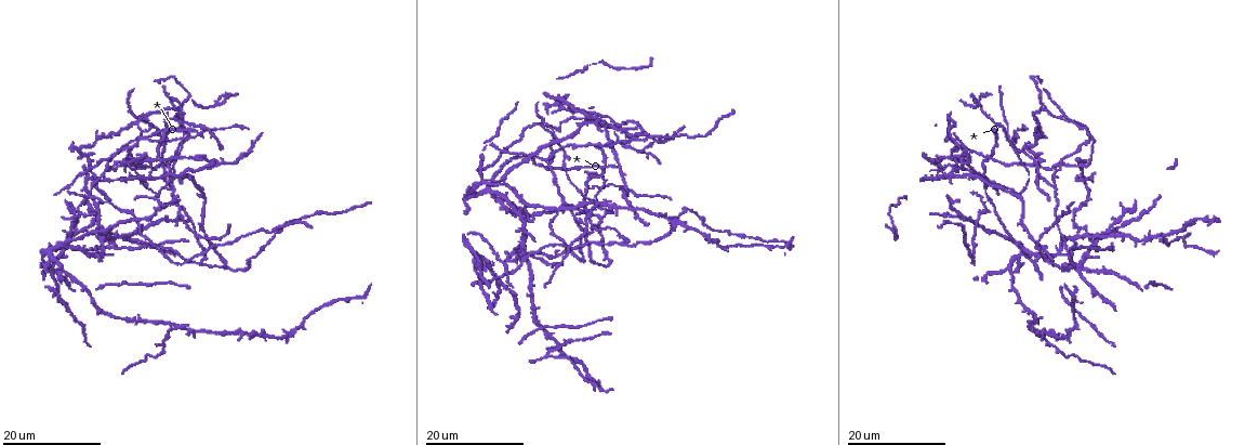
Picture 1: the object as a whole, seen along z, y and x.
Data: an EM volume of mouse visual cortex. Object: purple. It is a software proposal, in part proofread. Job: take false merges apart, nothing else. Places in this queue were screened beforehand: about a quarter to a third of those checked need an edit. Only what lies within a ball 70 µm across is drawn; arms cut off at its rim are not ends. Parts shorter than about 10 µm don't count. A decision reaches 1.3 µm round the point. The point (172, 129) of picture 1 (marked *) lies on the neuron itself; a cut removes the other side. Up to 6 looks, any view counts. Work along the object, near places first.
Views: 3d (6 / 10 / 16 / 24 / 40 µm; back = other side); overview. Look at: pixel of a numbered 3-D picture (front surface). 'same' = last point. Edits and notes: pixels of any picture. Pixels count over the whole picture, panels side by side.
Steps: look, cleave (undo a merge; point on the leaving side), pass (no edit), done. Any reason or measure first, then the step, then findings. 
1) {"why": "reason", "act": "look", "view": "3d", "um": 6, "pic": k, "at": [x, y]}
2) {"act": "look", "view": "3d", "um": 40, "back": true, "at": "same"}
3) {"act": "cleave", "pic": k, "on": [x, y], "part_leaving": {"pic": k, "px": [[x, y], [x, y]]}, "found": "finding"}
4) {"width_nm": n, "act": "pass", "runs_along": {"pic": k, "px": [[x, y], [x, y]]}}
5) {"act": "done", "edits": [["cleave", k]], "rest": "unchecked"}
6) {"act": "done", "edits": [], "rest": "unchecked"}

{"why": "two arms in line, one across", "act": "look", "view": "3d", "um": 16, "pic": 1, "at": [163, 145]}

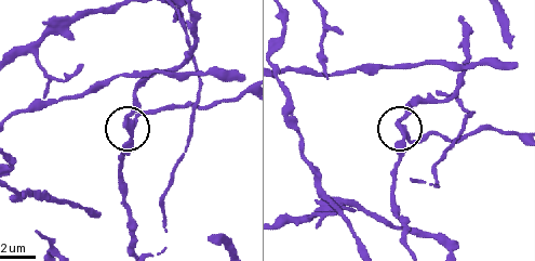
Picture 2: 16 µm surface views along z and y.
{"why": "closer look", "act": "look", "view": "3d", "um": 10, "pic": 2, "at": [132, 126]}

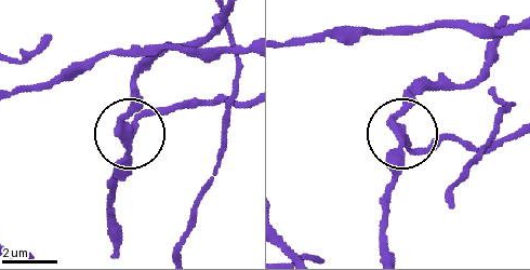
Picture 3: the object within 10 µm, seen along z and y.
{"arms": 3, "act": "cleave", "pic": 3, "on": [159, 111], "part_leaving": {"pic": 3, "px": [[130, 135], [150, 116], [199, 103], [248, 99]]}, "found": "two neurons meet here"}

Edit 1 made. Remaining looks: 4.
{"why": "see it whole again", "act": "look", "view": "overview"}

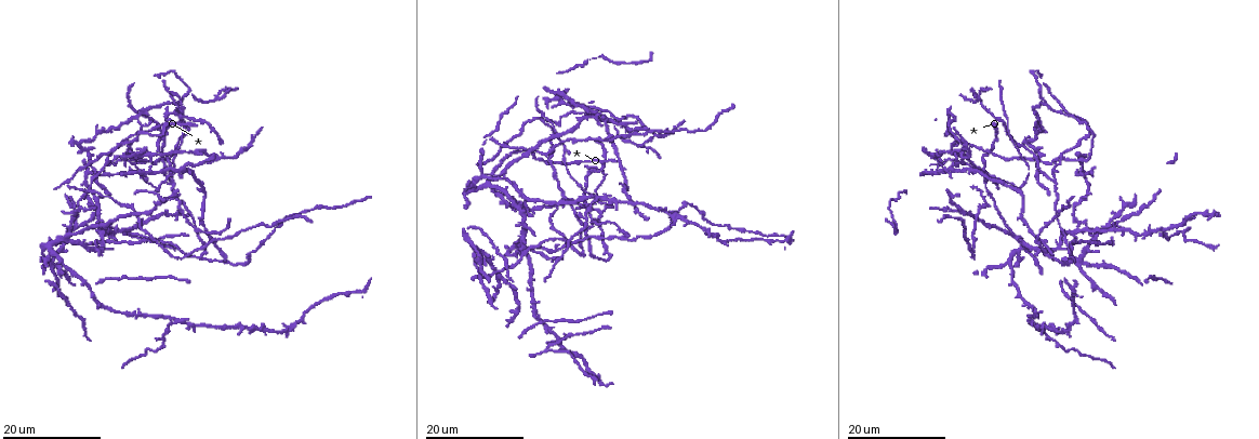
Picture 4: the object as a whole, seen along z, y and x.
{"why": "a fork", "act": "look", "view": "3d", "um": 16, "pic": 4, "at": [1045, 102]}

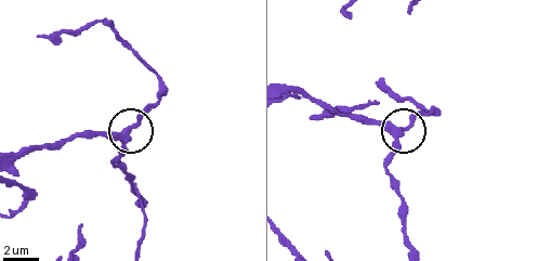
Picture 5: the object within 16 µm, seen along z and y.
{"why": "closer look", "act": "look", "view": "3d", "um": 10, "pic": 5, "at": [397, 129]}

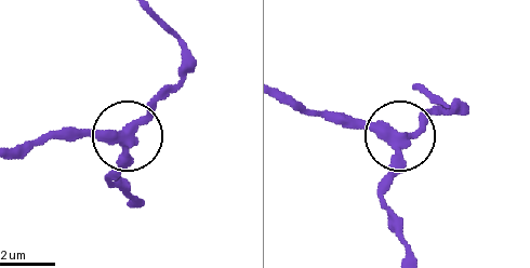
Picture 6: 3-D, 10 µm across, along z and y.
{"width_nm": 340, "act": "pass", "runs_along": {"pic": 6, "px": [[135, 202], [114, 181], [126, 139], [182, 79]]}, "found": "all the same neuron"}

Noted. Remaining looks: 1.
{"act": "done", "edits": [["cleave", 3]], "rest": "unchecked"}

